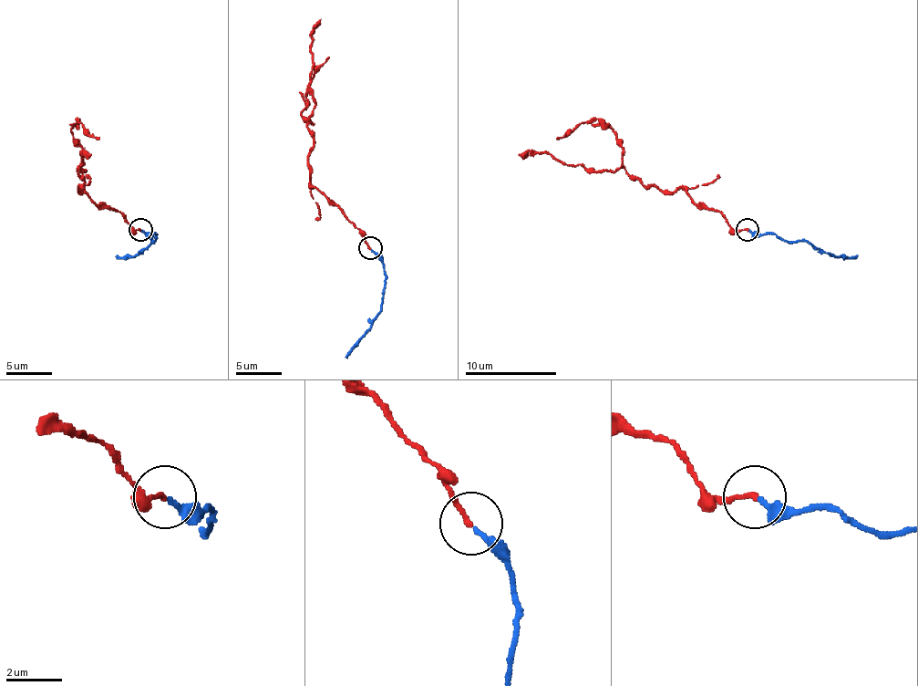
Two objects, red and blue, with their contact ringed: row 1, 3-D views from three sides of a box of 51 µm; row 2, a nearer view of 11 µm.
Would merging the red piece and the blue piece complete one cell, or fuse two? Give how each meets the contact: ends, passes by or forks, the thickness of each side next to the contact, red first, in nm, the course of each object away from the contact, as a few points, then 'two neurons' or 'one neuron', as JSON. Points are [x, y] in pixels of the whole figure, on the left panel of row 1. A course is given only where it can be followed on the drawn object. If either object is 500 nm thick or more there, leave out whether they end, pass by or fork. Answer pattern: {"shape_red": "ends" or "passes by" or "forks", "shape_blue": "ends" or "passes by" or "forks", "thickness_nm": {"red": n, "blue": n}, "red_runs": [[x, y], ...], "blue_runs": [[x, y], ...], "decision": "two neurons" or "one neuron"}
{"shape_red": "ends", "shape_blue": "ends", "thickness_nm": {"red": 180, "blue": 190}, "red_runs": [[141, 229], [79, 192], [81, 144], [72, 129], [77, 121], [99, 140]], "blue_runs": [[141, 229], [146, 233], [155, 233], [155, 241], [132, 256], [118, 254]], "decision": "one neuron"}

